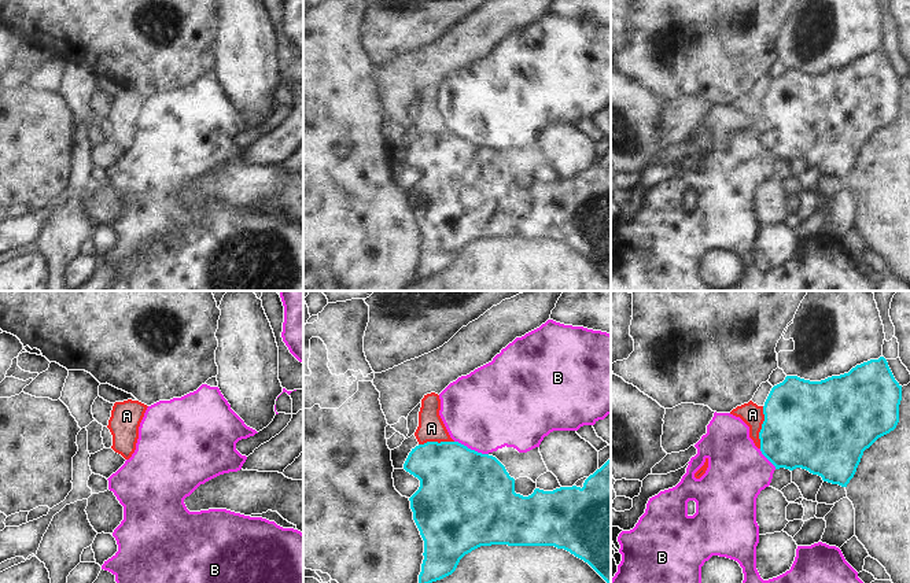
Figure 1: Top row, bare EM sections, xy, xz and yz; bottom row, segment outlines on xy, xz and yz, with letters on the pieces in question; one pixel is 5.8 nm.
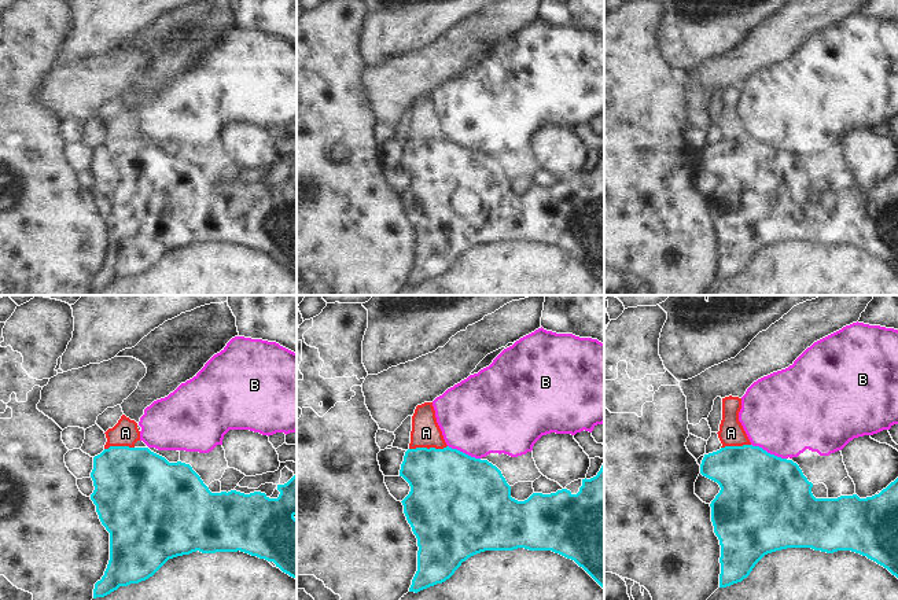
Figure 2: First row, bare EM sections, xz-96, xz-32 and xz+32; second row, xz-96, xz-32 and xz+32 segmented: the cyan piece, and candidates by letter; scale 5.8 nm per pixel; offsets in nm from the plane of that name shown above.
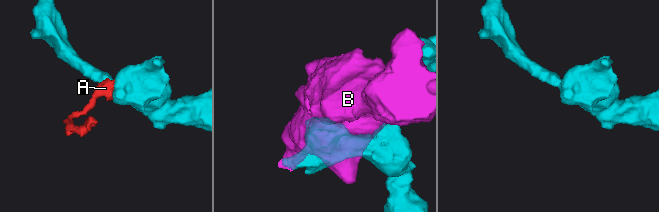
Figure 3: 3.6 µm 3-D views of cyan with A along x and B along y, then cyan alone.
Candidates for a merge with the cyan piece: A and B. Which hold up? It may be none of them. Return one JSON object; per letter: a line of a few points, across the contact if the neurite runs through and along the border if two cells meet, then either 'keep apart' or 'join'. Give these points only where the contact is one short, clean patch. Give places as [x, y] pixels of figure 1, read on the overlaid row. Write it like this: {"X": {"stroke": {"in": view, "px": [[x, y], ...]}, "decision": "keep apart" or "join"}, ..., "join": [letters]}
{"A": {"stroke": {"in": "yz", "px": [[804, 425], [762, 427], [752, 414]]}, "decision": "join"}, "B": {"decision": "keep apart"}, "join": ["A"]}

